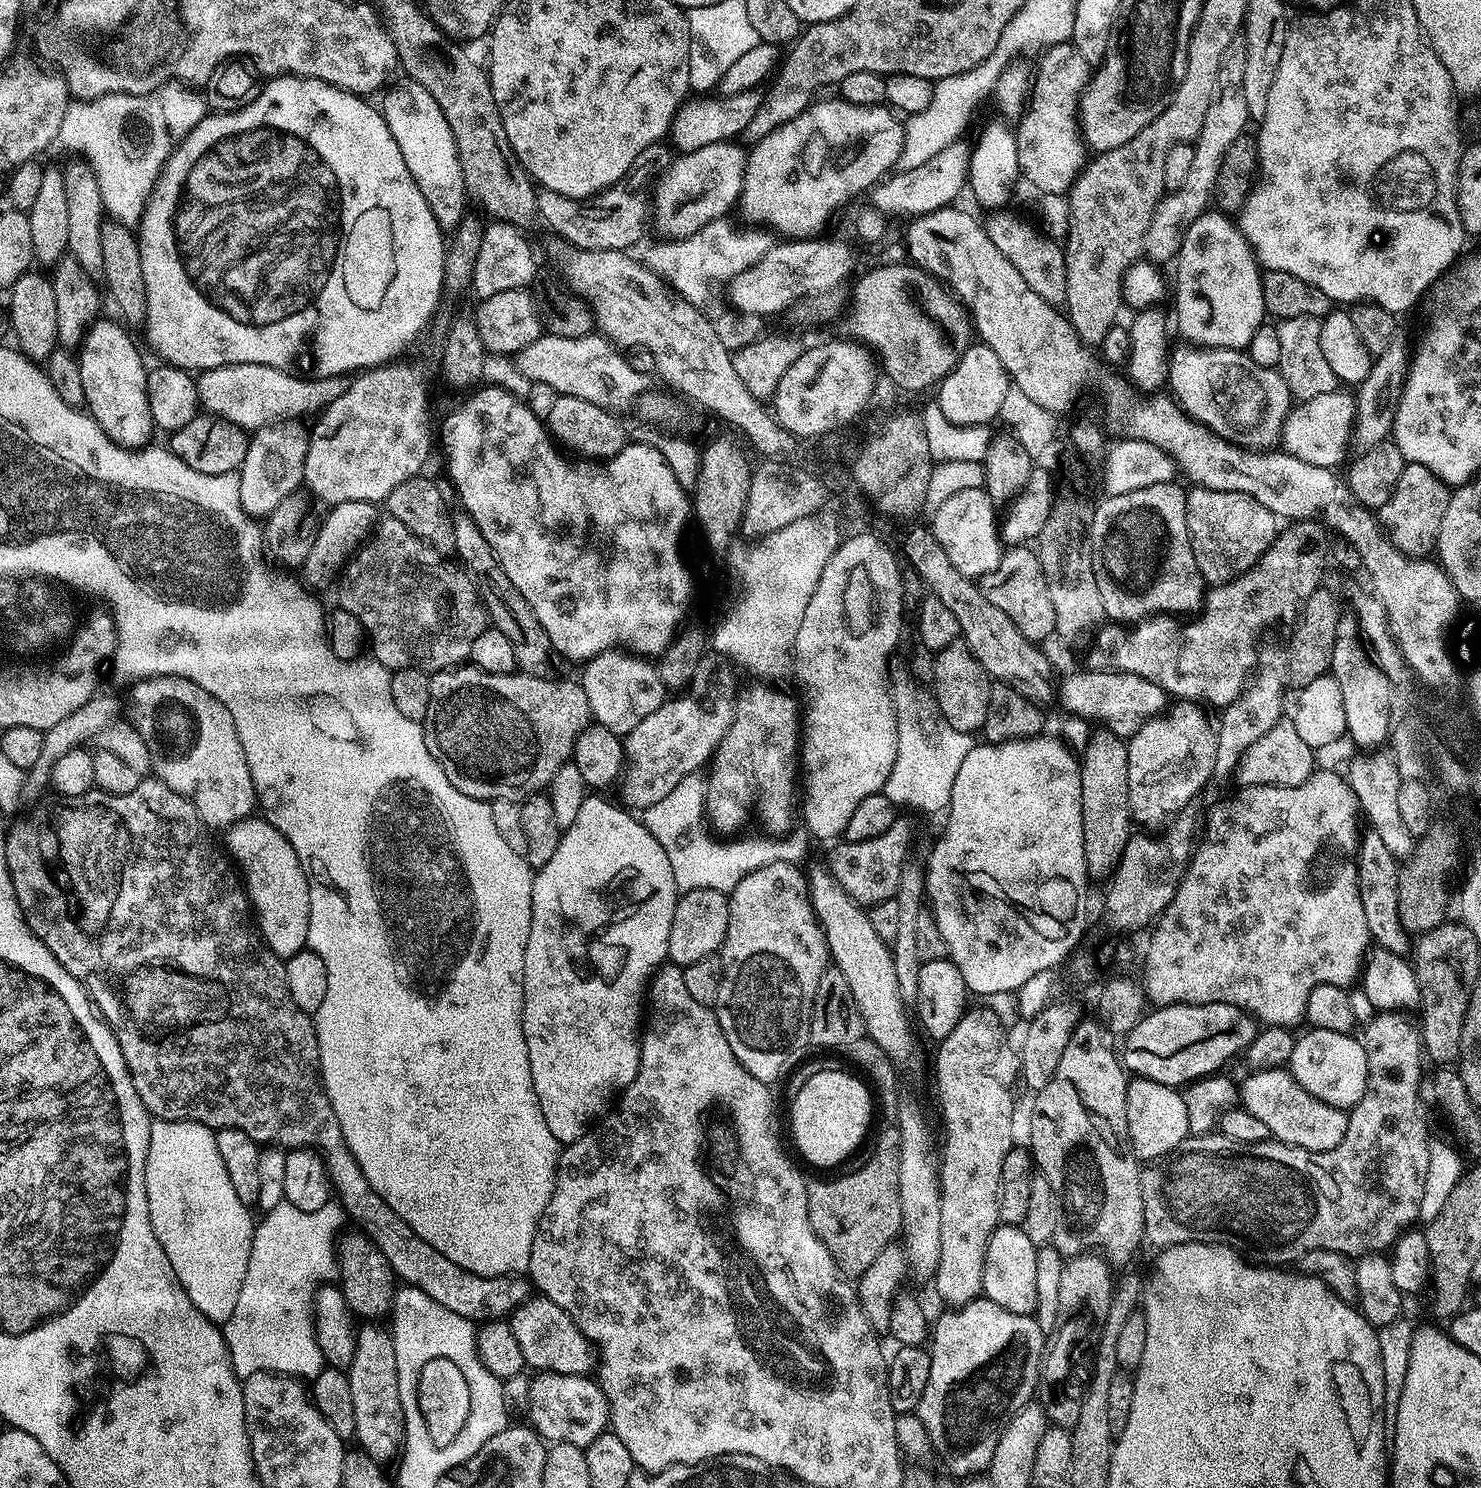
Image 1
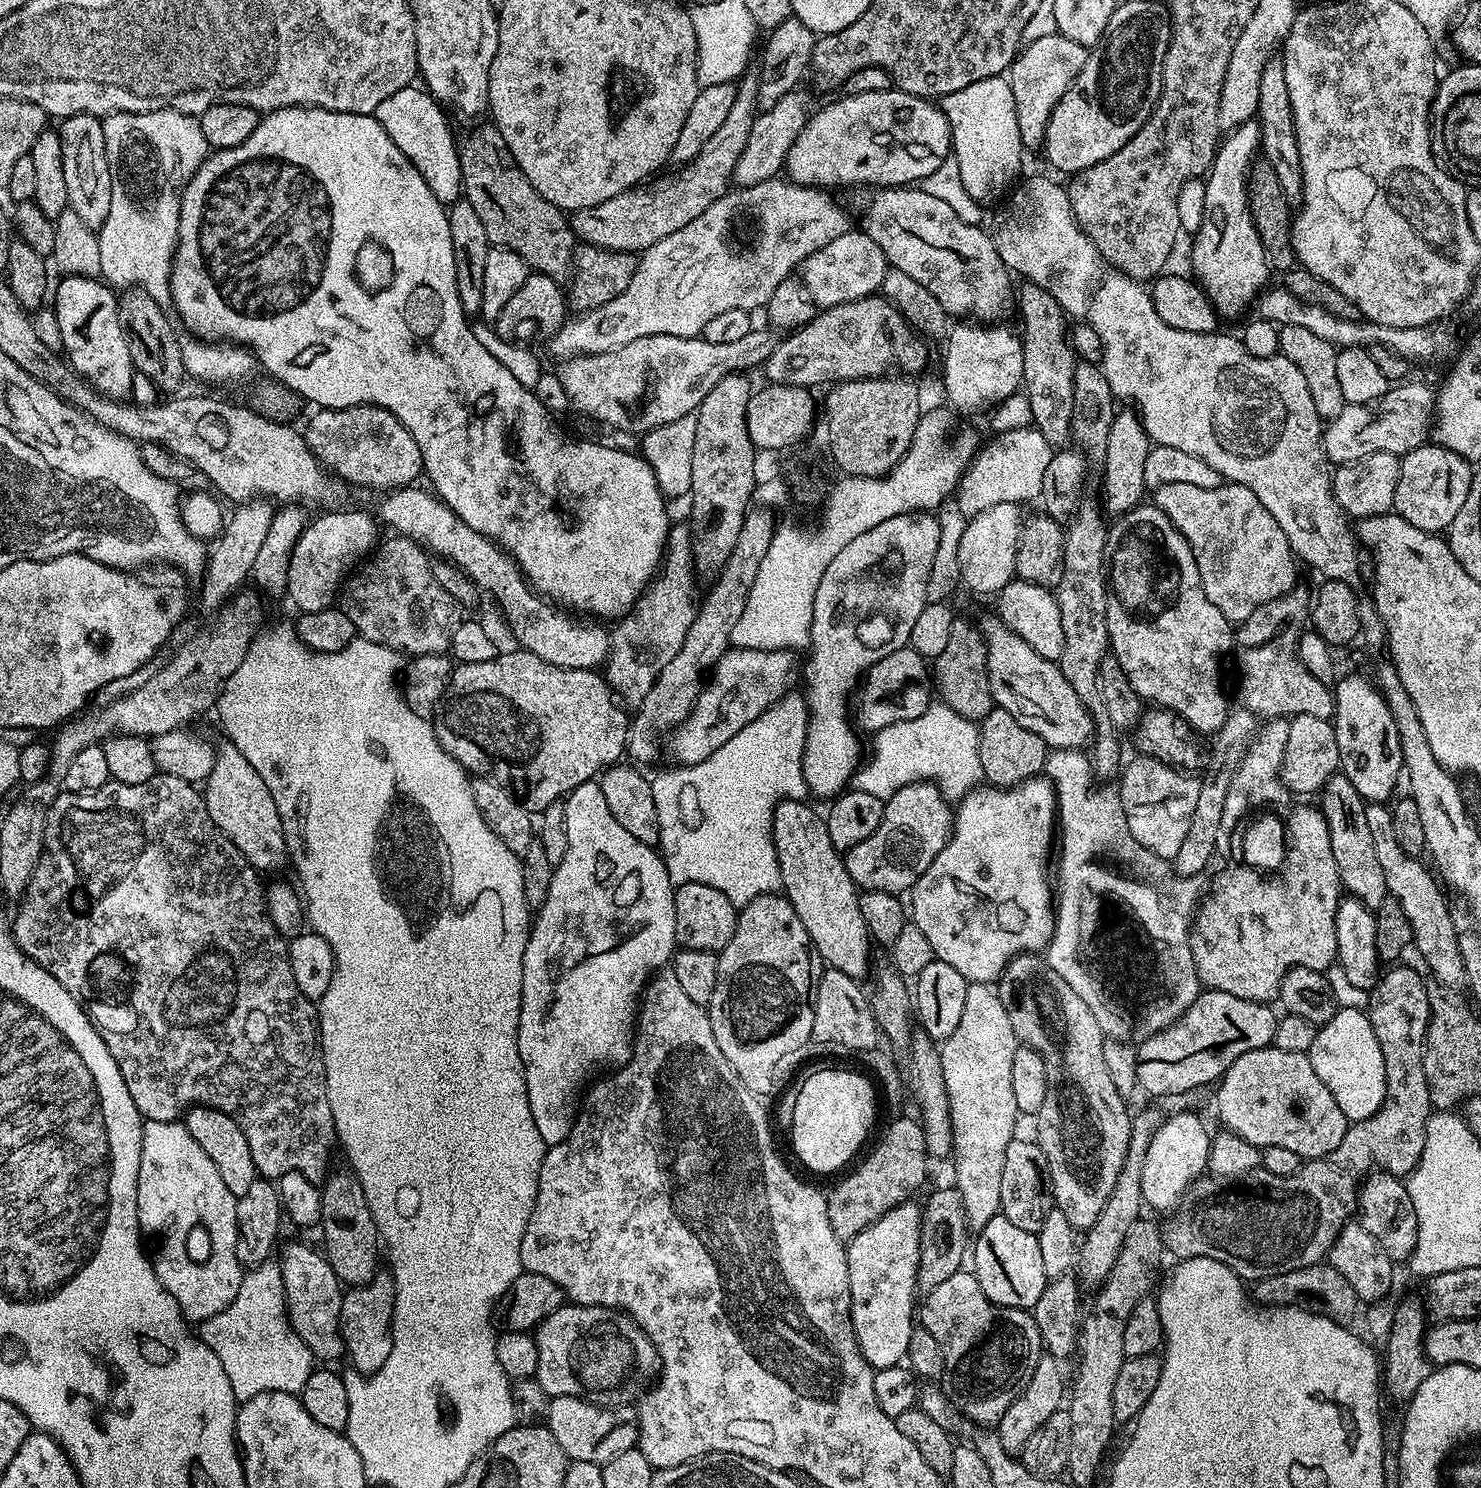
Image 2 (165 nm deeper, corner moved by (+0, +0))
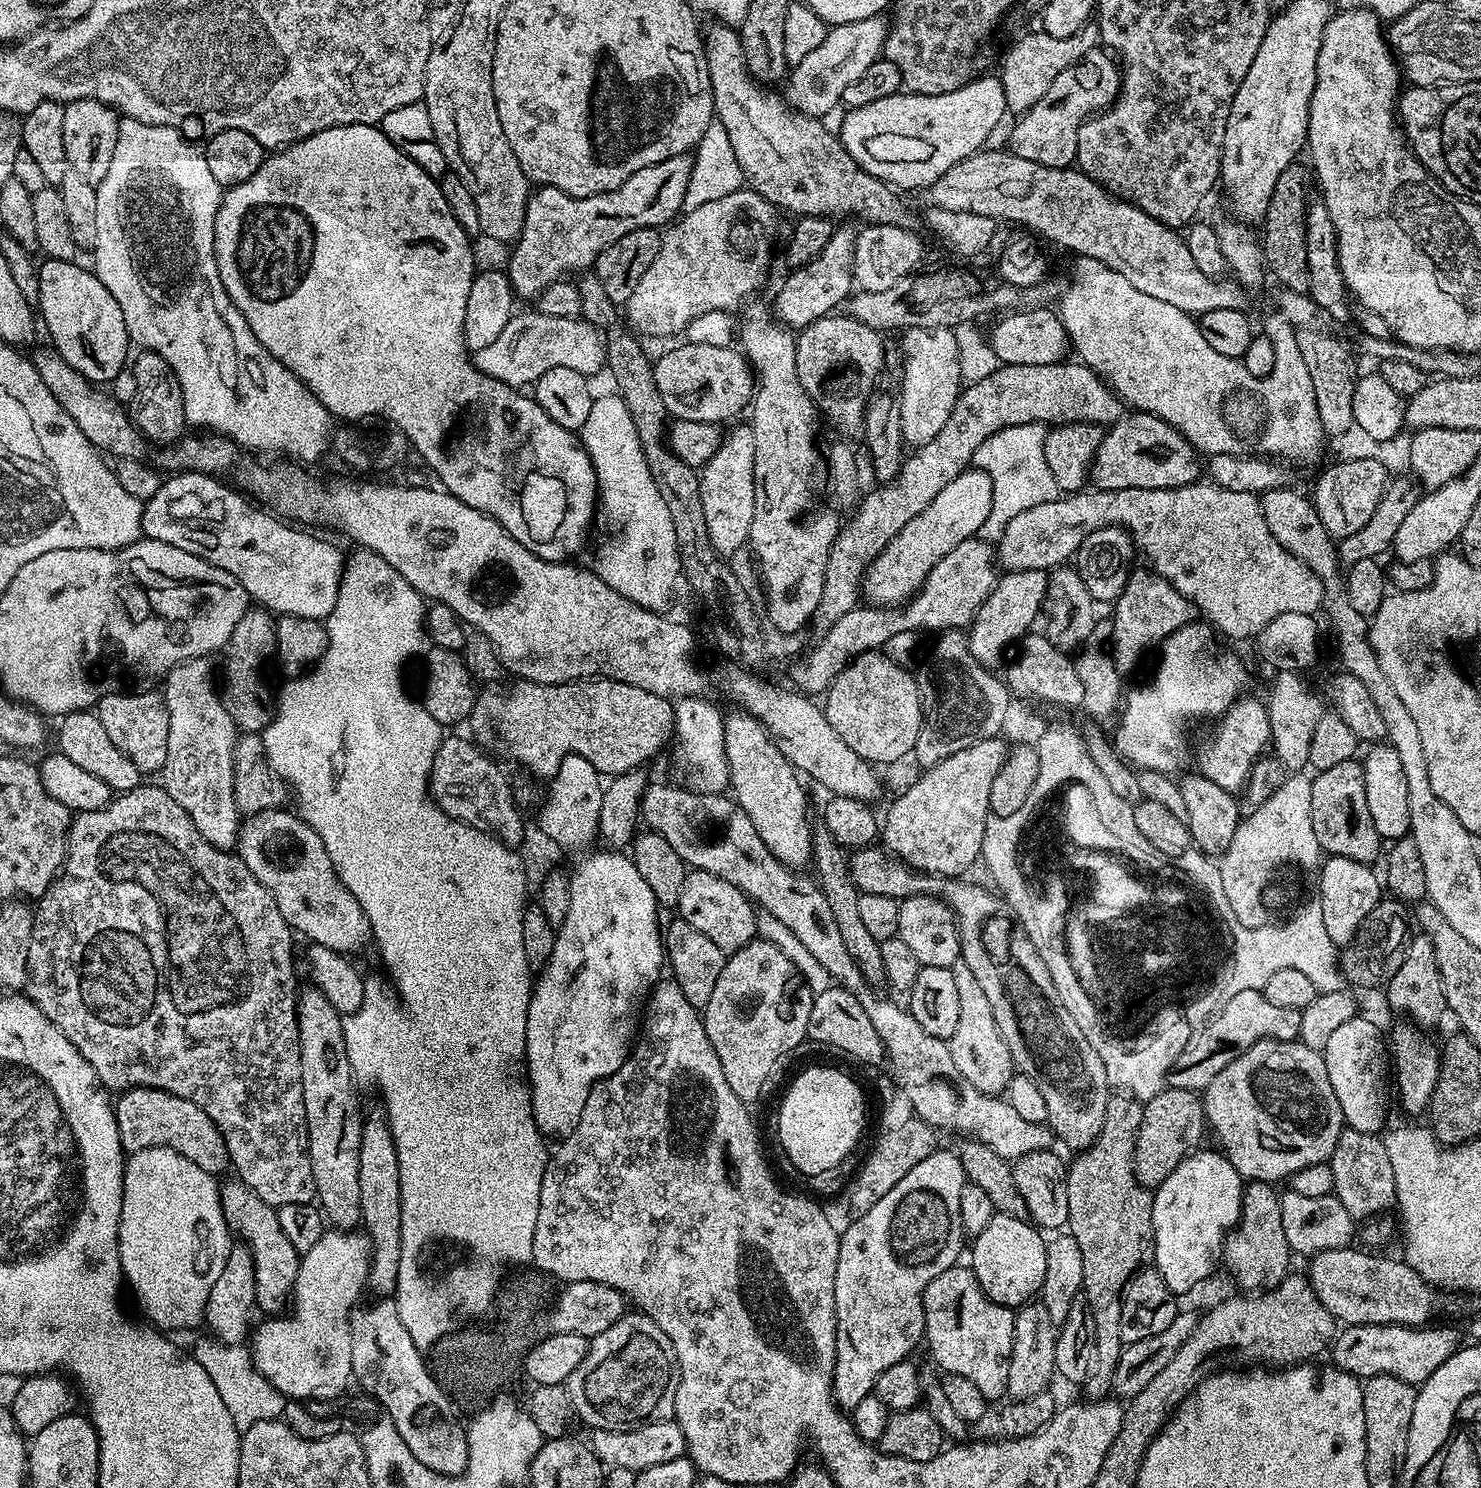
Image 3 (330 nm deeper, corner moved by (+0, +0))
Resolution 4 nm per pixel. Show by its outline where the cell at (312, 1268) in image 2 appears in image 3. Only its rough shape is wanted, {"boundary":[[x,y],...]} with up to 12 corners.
{"boundary":[[239,1178],[220,1184],[224,1217],[252,1251],[256,1302],[285,1311],[301,1253],[276,1209]]}

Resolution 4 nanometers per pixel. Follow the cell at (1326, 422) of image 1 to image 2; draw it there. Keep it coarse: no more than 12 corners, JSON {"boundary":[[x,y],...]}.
{"boundary":[[1400,382],[1322,432],[1333,465],[1429,439],[1436,392]]}

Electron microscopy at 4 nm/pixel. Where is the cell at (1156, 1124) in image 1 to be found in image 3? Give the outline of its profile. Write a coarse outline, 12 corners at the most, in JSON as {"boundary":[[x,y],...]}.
{"boundary":[[1194,1151],[1155,1189],[1154,1267],[1177,1294],[1218,1268],[1245,1181]]}

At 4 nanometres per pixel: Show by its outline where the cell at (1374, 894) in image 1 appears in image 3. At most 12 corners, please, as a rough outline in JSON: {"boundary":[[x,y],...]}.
{"boundary":[[1364,765],[1315,773],[1310,818],[1321,853],[1369,866],[1382,841]]}

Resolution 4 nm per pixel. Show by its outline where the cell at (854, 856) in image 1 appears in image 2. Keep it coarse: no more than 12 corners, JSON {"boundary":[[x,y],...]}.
{"boundary":[[931,782],[884,801],[843,853],[857,889],[907,893],[952,834]]}

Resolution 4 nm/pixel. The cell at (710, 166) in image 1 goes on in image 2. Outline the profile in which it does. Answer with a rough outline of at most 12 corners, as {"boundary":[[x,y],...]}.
{"boundary":[[804,90],[757,115],[739,187],[777,179],[814,111]]}

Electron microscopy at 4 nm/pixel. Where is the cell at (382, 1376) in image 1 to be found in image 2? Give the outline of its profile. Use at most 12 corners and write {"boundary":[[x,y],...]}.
{"boundary":[[391,1275],[352,1286],[340,1333],[351,1367],[381,1370],[390,1355]]}

